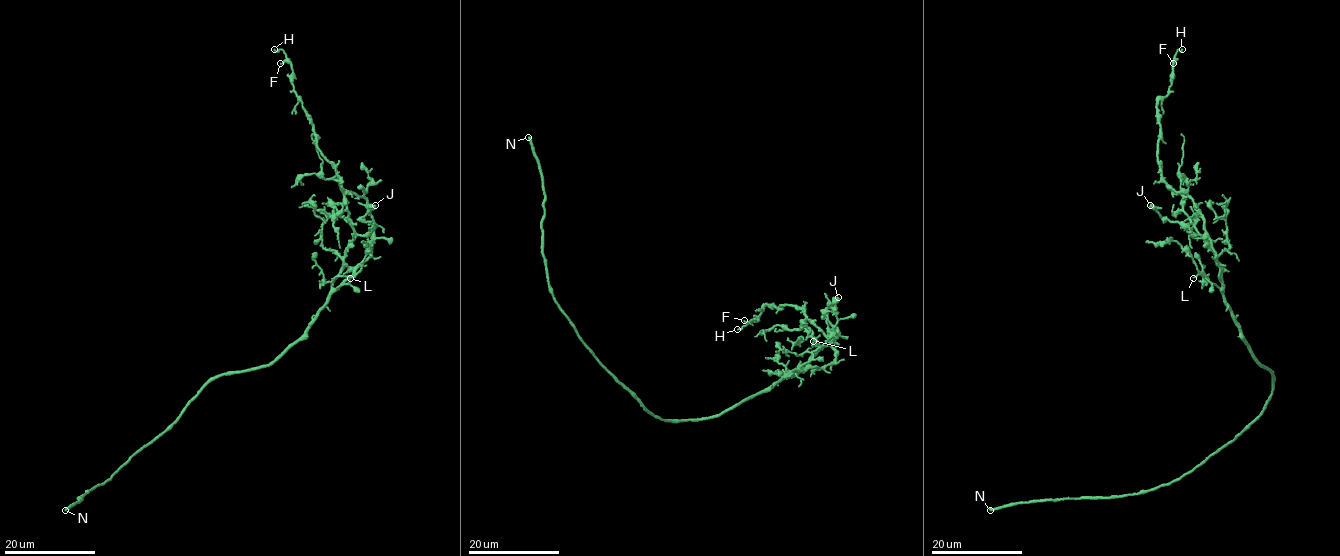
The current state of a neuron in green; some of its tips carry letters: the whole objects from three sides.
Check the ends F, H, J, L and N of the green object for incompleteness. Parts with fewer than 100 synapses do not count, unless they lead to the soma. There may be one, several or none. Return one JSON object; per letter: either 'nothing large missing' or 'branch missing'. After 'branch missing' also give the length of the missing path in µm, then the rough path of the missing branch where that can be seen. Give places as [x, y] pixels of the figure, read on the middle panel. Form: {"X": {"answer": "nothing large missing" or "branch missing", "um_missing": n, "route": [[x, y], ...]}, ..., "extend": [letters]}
{"F": {"answer": "nothing large missing"}, "H": {"answer": "nothing large missing"}, "J": {"answer": "nothing large missing"}, "L": {"answer": "nothing large missing"}, "N": {"answer": "branch missing", "um_missing": 80}, "extend": ["N"]}

